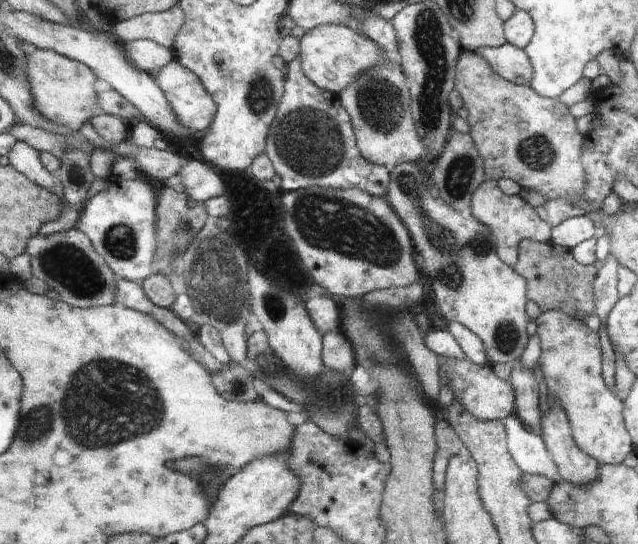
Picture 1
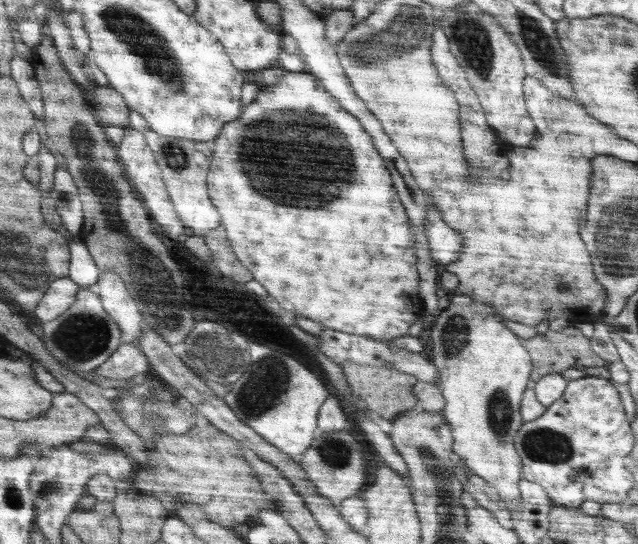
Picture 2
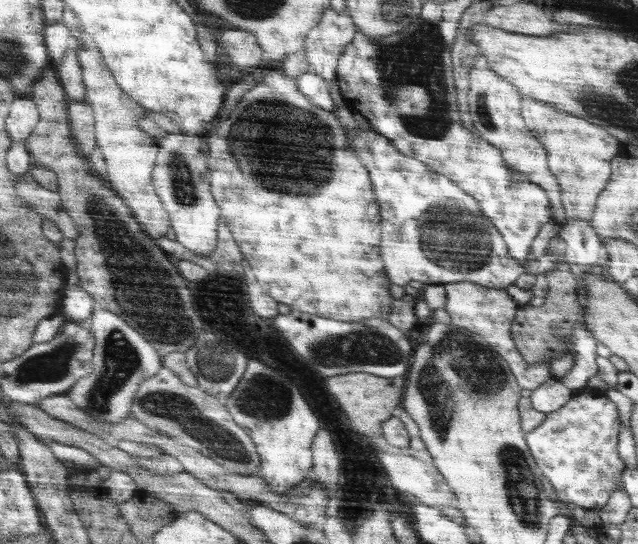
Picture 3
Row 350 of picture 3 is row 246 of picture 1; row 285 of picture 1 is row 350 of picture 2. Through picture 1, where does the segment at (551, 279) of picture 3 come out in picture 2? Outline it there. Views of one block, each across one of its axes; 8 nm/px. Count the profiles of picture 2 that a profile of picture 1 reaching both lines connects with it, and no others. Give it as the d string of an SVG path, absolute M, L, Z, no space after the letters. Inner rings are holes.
M575 327L564 328L562 332L553 332L548 330L541 336L523 340L524 348L532 356L532 378L534 381L540 380L542 376L550 374L559 374L568 370L568 368L580 368L580 366L607 366L607 362L592 351L590 339L583 336L582 332Z

